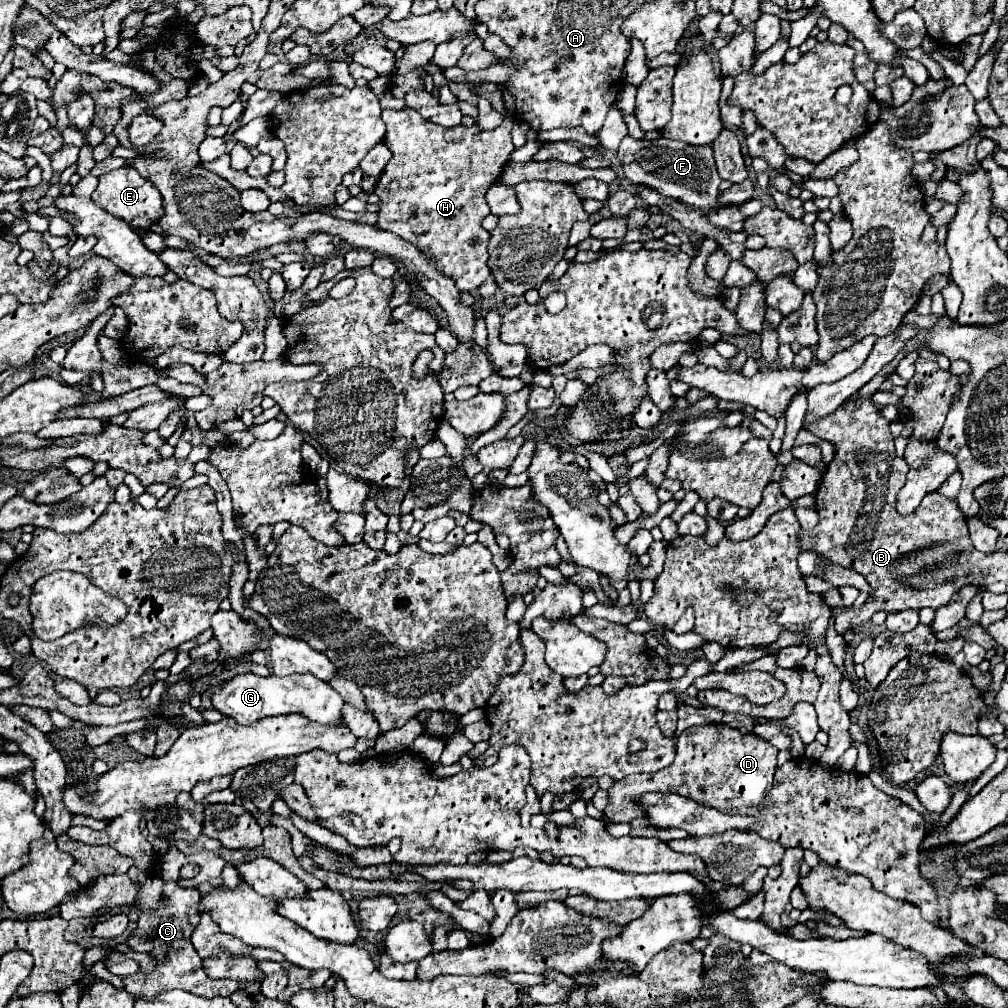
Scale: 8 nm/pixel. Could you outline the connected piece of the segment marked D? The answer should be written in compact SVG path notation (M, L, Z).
M708 724L702 728L688 728L678 738L676 760L656 774L632 774L612 784L608 790L608 806L604 814L612 822L630 822L642 816L634 800L644 792L662 792L686 796L702 806L716 810L730 810L740 806L756 806L772 788L776 772L778 750L756 734L742 734L728 724Z

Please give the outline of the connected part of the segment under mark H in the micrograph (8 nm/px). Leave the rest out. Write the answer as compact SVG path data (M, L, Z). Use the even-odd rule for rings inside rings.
M408 106L402 110L382 110L382 120L386 124L384 144L390 148L392 158L386 164L374 190L382 198L376 226L394 232L414 246L420 246L420 250L432 254L436 262L440 262L440 270L454 278L456 286L462 292L478 290L480 284L490 276L486 250L488 232L480 226L482 218L490 214L486 192L494 182L498 182L508 164L508 156L514 150L510 136L514 122L508 118L494 130L482 130L476 124L470 128L454 126L452 130L444 130L442 126L424 120L416 110Z

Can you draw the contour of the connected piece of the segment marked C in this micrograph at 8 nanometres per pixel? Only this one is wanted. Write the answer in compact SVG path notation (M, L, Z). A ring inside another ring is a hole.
M166 882L162 890L162 900L166 900L164 906L158 906L154 912L140 914L136 930L128 938L128 946L134 952L146 952L156 960L156 966L152 972L142 974L136 972L132 976L124 978L124 988L134 994L134 998L152 998L152 994L162 994L164 990L182 988L186 992L214 998L214 996L230 996L236 990L244 990L252 996L260 994L260 982L240 982L240 980L214 980L208 978L202 968L202 958L196 954L190 936L192 930L200 922L200 914L196 914L196 902L200 900L200 892L196 888L182 888L178 882Z

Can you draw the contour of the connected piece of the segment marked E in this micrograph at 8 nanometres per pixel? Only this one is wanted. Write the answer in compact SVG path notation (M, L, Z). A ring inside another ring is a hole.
M122 166L112 172L102 174L98 188L92 192L92 200L100 208L104 208L110 214L116 214L124 222L128 222L128 226L136 232L150 232L152 224L158 224L158 220L164 216L160 190L152 182L142 178L132 166Z

